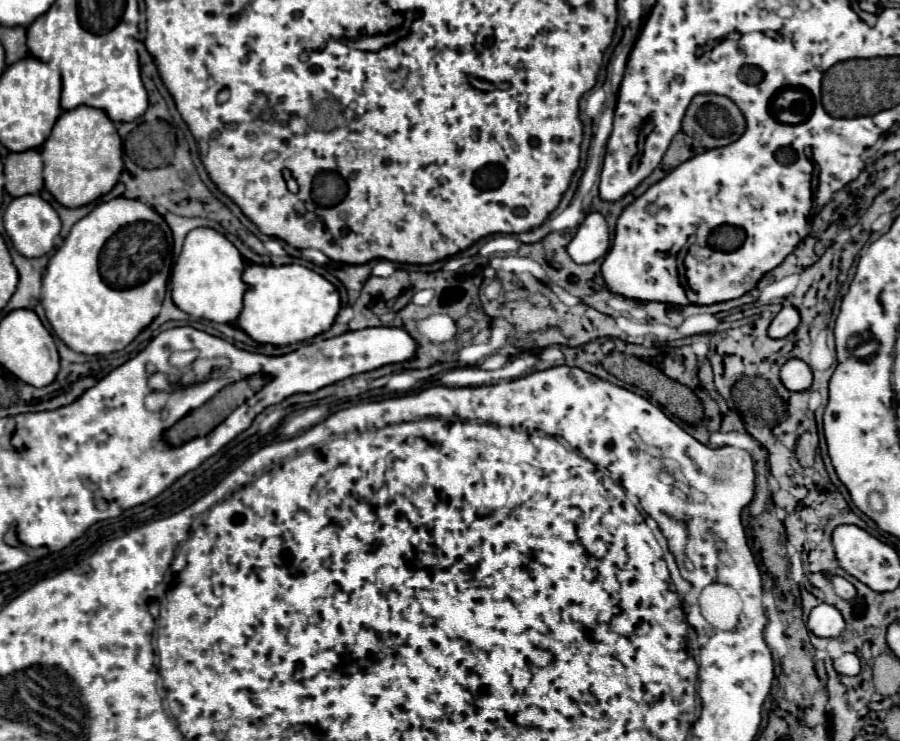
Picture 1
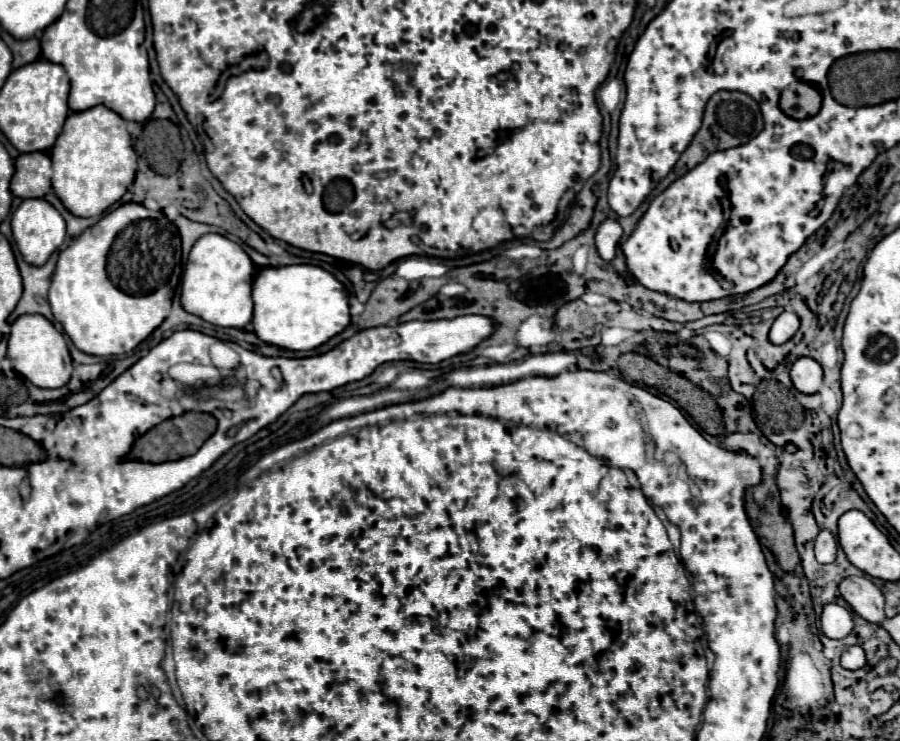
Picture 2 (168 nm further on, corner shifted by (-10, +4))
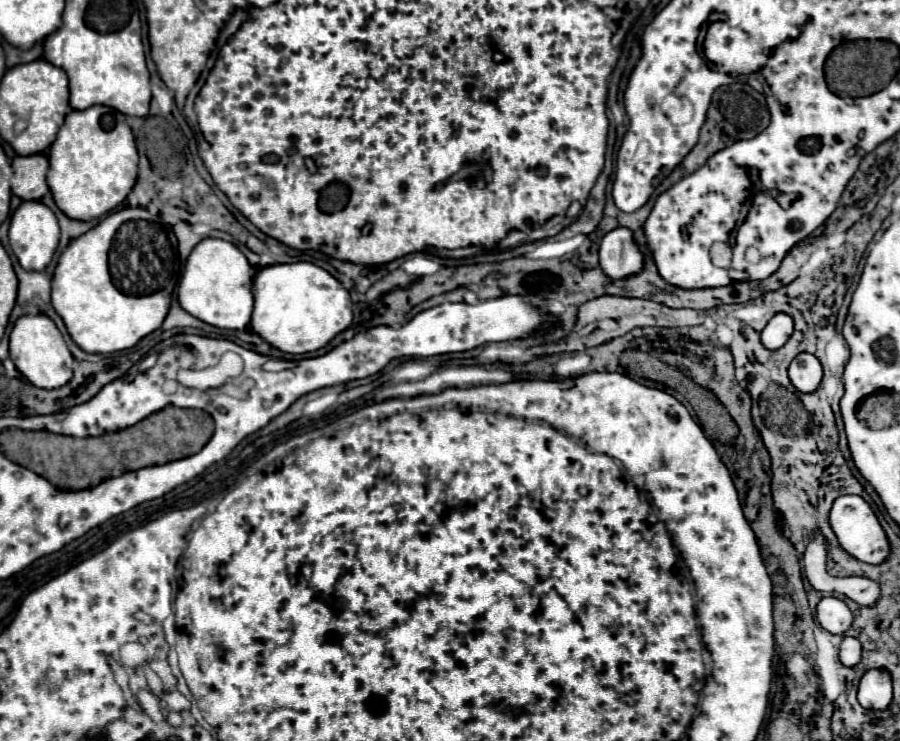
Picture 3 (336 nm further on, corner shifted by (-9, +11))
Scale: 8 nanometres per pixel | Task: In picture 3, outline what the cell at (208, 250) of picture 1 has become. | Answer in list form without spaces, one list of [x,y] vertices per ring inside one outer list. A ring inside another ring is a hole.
[[[204,238],[188,256],[184,276],[178,286],[178,302],[192,316],[206,324],[226,330],[244,330],[252,316],[252,278],[254,266],[246,260],[240,248],[220,238]]]

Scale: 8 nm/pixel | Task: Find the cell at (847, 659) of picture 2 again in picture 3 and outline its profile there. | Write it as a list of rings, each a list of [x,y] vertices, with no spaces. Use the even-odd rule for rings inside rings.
[[[846,636],[840,644],[840,662],[852,668],[860,662],[860,654],[862,654],[862,644],[856,638]]]

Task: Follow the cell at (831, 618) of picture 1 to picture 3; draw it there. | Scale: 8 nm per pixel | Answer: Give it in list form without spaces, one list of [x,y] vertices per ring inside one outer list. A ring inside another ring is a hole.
[[[828,596],[820,600],[816,620],[830,634],[846,634],[846,630],[852,626],[852,612],[842,600]]]

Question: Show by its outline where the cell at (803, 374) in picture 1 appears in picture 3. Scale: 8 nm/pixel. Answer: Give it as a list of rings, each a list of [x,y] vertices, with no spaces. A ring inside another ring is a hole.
[[[798,354],[788,368],[790,382],[798,388],[798,392],[814,392],[822,380],[820,360],[812,354]]]

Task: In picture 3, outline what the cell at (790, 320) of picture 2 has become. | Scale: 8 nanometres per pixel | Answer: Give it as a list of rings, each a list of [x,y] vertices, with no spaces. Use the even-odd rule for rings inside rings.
[[[778,312],[762,330],[762,344],[770,350],[780,348],[782,344],[786,344],[786,340],[792,336],[792,332],[794,332],[792,316],[786,312]]]

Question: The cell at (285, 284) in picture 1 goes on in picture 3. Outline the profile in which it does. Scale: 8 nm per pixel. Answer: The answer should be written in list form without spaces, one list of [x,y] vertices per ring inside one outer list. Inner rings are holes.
[[[312,262],[264,266],[256,272],[252,292],[252,330],[288,354],[314,352],[352,324],[350,292],[330,272]]]

